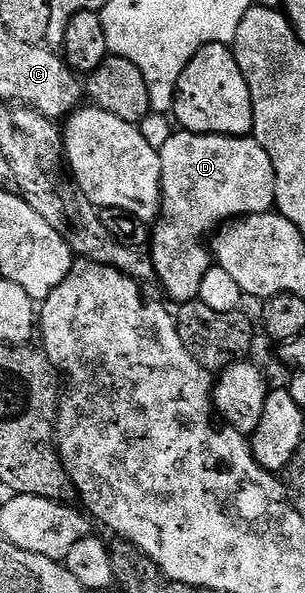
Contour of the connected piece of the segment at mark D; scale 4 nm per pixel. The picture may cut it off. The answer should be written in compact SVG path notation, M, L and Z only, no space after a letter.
M175 132L159 147L162 164L160 181L160 205L162 217L155 223L150 234L150 253L156 282L176 304L199 299L202 276L210 265L210 250L206 239L217 228L249 214L266 214L276 206L274 179L270 156L255 138L231 138L221 134L190 134Z

